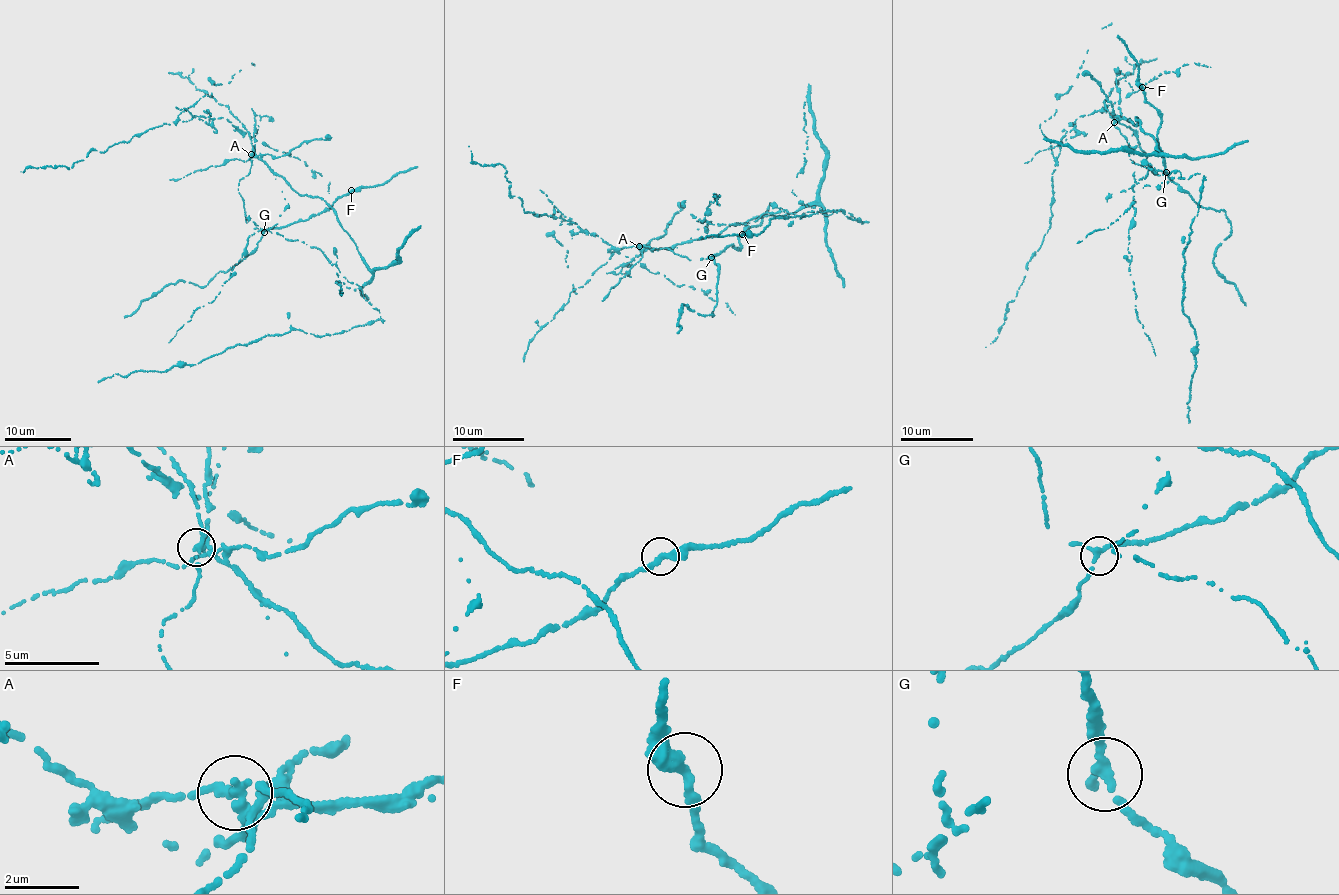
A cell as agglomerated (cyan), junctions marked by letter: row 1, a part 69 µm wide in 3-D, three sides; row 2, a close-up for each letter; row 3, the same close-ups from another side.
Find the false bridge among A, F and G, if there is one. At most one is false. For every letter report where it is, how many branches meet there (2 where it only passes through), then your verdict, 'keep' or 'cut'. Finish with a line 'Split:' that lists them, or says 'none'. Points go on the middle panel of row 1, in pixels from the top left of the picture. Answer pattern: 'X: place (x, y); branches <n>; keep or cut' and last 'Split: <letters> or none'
A: place (639, 246); branches 3; cut
F: place (742, 234); branches 2; keep
G: place (711, 257); branches 3; keep
Split: A

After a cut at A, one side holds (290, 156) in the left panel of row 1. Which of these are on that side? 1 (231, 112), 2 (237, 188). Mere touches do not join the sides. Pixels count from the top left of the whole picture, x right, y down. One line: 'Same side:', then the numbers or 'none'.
Same side: none

